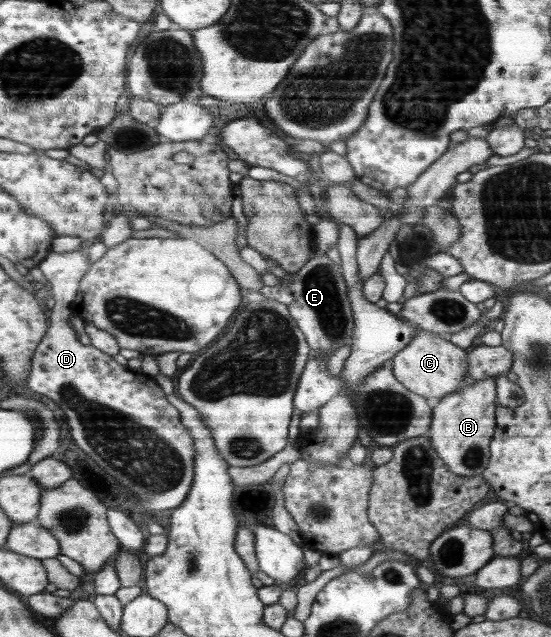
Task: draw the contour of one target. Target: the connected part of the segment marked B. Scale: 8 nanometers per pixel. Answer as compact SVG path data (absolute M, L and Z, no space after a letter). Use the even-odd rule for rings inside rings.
M497 376L476 380L470 386L464 384L453 393L441 398L432 409L432 420L427 431L433 448L451 472L461 476L483 475L490 460L490 441L495 433L495 409L497 409L495 388Z

